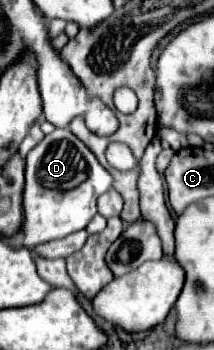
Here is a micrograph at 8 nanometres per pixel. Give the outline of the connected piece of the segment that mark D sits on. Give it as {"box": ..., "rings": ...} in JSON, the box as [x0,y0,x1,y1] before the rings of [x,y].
{"box":[20,129,112,249],"rings":[[[54,129],[26,155],[20,245],[30,249],[84,229],[96,215],[96,199],[108,189],[112,189],[112,175],[98,163],[94,153],[70,129]]]}

